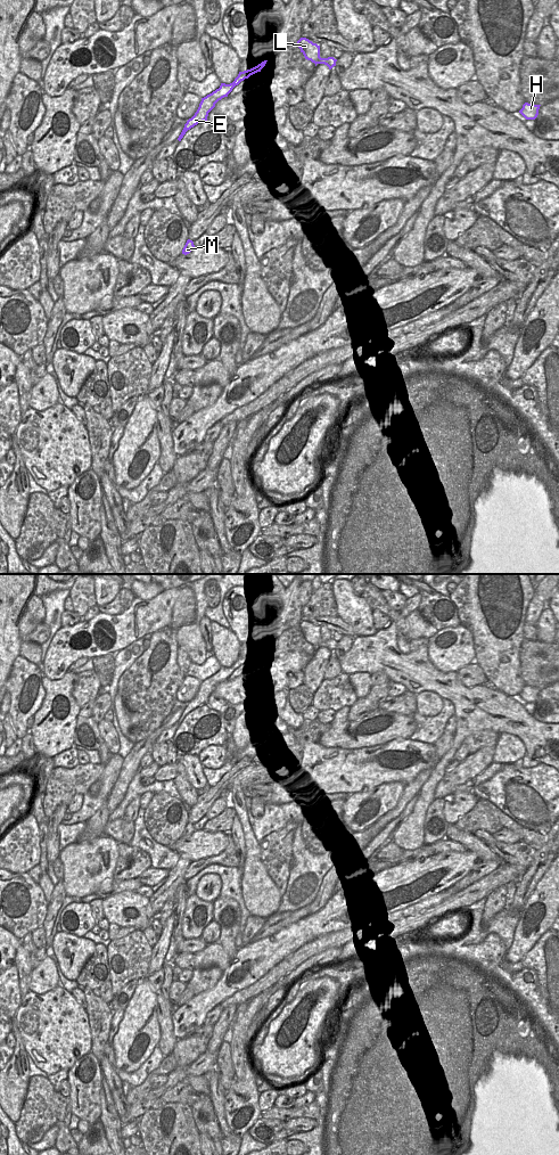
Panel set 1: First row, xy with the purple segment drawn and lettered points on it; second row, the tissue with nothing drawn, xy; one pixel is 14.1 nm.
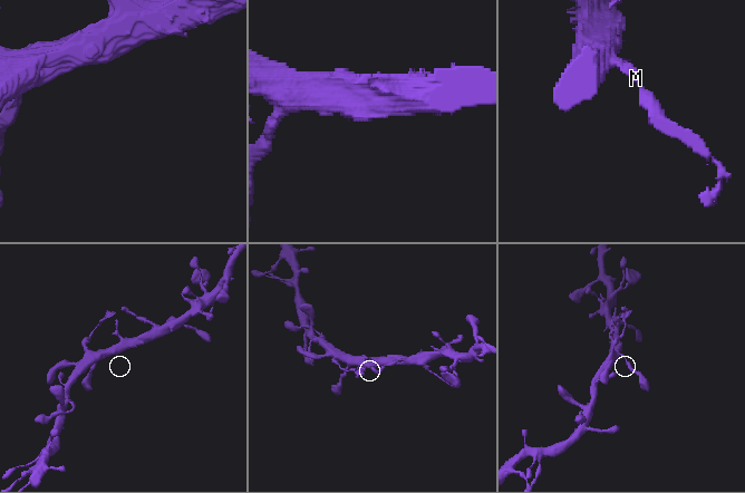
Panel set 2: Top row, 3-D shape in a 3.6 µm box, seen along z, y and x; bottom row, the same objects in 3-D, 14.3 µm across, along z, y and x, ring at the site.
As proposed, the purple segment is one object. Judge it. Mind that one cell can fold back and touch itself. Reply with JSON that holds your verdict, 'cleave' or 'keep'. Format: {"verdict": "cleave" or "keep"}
{"verdict": "cleave"}

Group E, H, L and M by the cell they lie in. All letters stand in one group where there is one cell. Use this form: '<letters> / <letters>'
E / H L M

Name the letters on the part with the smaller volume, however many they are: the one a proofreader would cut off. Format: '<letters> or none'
E

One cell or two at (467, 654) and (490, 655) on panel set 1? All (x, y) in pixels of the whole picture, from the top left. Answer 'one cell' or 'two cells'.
two cells

